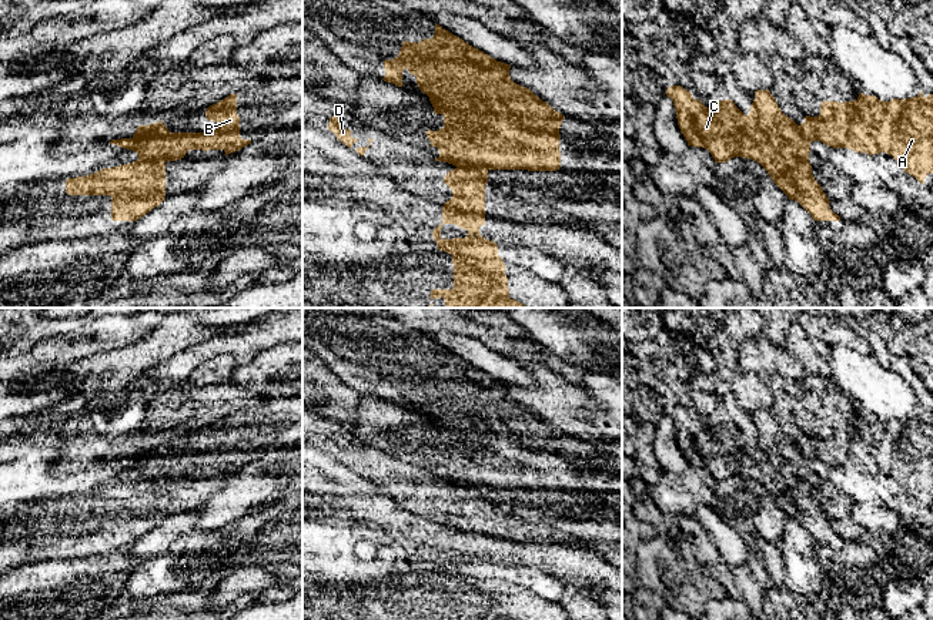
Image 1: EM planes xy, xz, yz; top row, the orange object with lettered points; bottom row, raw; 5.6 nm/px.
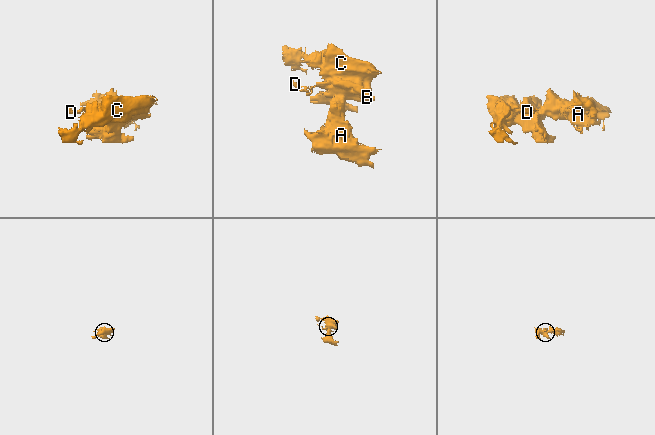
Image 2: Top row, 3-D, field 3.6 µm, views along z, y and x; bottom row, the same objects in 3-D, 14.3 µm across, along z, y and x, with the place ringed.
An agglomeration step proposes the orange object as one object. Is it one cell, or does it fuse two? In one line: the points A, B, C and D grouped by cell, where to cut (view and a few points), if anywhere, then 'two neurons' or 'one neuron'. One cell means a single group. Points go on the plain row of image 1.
groups A / B C D; cut xy (169, 451), (133, 456); two neurons

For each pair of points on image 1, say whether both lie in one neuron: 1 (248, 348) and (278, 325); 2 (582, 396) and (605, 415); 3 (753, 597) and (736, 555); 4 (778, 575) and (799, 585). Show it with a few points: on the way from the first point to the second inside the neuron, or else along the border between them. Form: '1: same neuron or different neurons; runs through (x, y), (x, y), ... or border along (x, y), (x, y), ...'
1: same neuron; runs through (256, 341), (266, 331), (271, 329)
2: different neurons; border along (575, 384), (594, 406), (582, 415), (601, 434)
3: different neurons; border along (722, 560), (731, 567)
4: different neurons; border along (778, 552), (785, 569), (782, 586)

